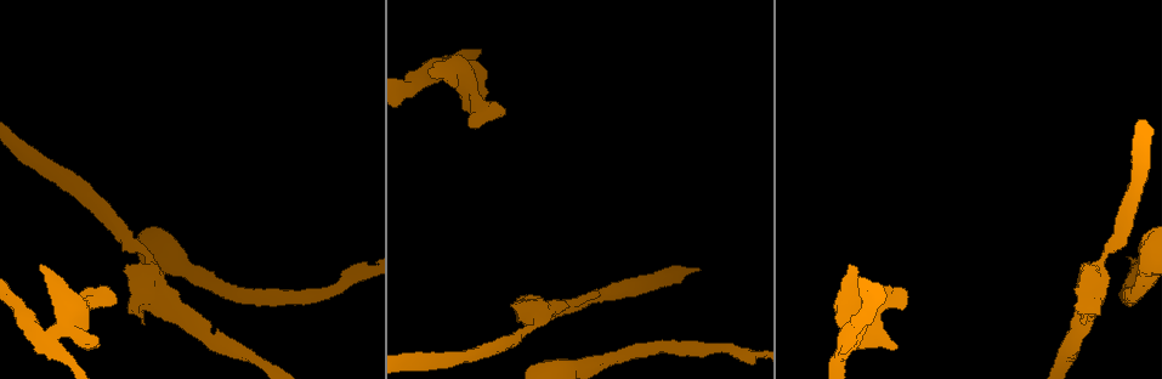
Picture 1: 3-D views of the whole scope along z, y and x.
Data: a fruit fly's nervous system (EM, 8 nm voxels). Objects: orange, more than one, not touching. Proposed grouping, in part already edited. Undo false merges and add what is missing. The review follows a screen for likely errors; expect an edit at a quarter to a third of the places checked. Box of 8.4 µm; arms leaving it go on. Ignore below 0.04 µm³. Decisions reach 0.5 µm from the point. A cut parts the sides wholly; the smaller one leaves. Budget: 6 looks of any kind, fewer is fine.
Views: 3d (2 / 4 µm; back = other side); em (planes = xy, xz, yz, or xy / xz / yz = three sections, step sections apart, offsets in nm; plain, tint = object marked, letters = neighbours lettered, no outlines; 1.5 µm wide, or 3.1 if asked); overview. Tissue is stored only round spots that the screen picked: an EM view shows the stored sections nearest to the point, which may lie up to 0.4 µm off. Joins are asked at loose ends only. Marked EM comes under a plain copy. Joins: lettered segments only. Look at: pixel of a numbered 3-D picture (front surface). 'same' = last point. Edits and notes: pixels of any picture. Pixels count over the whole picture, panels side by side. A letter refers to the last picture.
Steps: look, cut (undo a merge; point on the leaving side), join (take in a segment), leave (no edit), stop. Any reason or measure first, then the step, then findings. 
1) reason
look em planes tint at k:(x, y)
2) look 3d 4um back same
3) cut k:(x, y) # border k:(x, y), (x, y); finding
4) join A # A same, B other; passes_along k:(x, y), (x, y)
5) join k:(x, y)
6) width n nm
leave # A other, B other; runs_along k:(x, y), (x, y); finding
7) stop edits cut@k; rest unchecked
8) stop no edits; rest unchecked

thick turns thin
look 3d 4um back at 1:(172, 316)

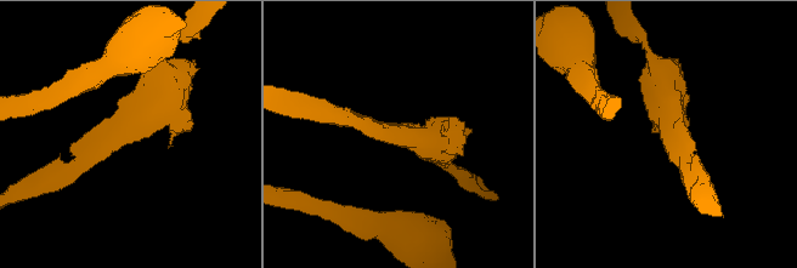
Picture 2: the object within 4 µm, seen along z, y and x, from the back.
arm_widths 220, 500 nm
look em xz step 4 tint at 2:(674, 133)

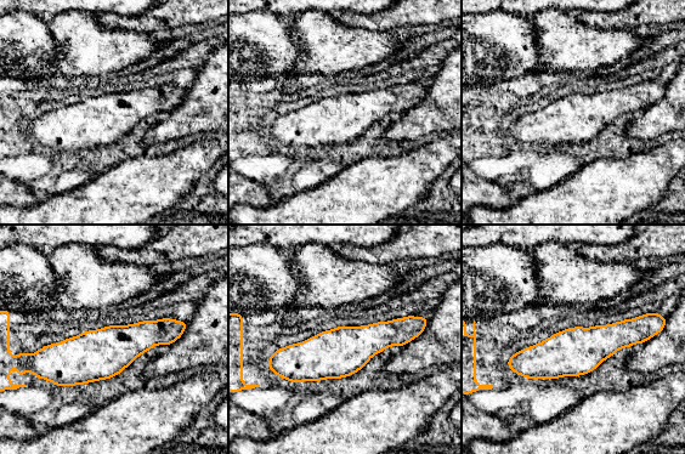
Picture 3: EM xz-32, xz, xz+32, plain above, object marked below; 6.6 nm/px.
look em planes letters same

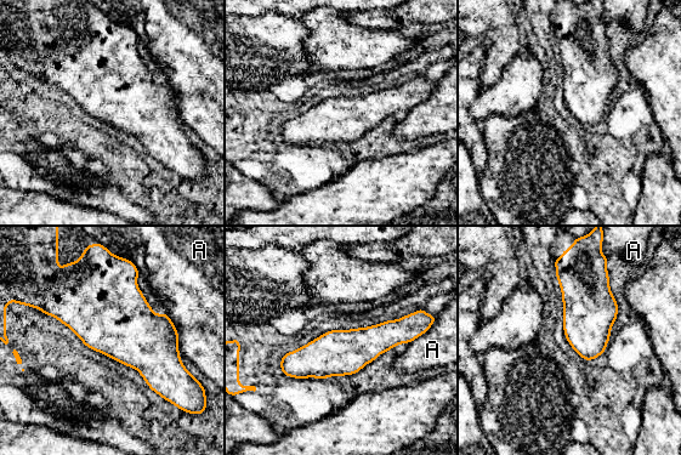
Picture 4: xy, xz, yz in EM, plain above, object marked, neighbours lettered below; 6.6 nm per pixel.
leave # A other; one neuron here

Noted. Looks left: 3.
look 3d 2um at 1:(505, 111)

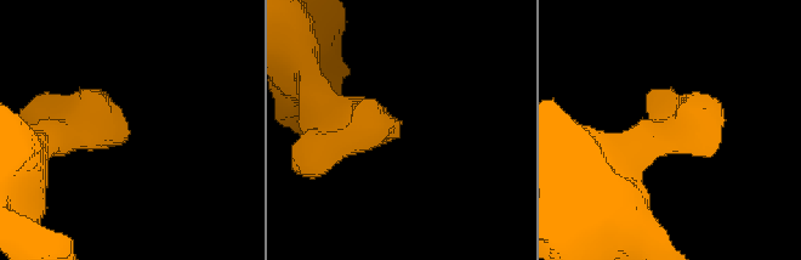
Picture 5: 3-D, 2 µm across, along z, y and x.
need the tissue
look em planes letters at 5:(128, 139)

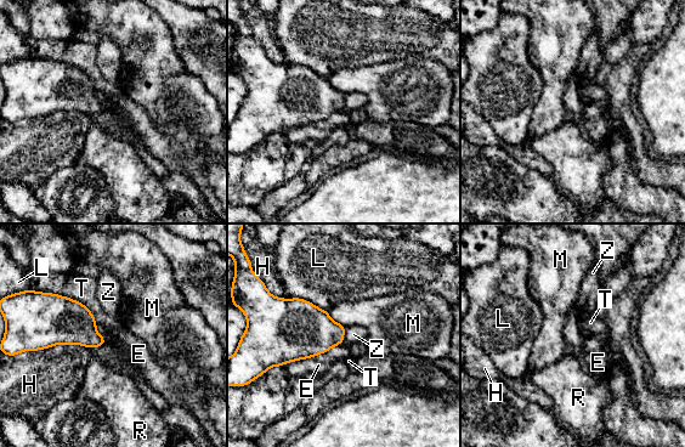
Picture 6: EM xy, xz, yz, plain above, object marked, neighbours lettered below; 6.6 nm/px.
leave # E other, H other, L other, M other, R other, T other, Z other; border 6:(346, 328), (341, 343); none of them fits

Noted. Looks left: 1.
stop no edits; rest unchecked

